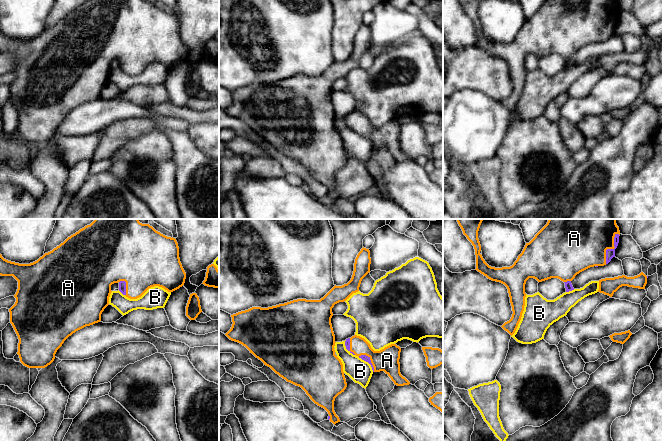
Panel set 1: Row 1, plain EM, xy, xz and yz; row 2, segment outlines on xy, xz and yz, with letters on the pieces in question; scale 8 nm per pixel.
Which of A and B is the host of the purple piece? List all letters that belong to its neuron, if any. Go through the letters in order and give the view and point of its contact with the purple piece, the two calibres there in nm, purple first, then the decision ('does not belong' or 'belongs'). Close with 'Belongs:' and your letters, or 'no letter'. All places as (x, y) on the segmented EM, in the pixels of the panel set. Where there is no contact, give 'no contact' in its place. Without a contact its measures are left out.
A: contact yz (611, 249); calibres 80 and 460 nm; belongs
B: contact xz (367, 361); calibres 50 and 190 nm; does not belong
Belongs: A

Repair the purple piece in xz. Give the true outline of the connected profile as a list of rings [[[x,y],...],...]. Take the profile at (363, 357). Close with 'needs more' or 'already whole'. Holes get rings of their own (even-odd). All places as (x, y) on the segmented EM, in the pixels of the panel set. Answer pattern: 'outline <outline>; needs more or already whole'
outline [[[354,335],[346,339],[345,346],[350,353],[368,362],[373,372],[384,371],[395,385],[410,384],[400,373],[401,348],[396,344],[391,344],[380,351],[374,351],[364,338]]]; needs more

